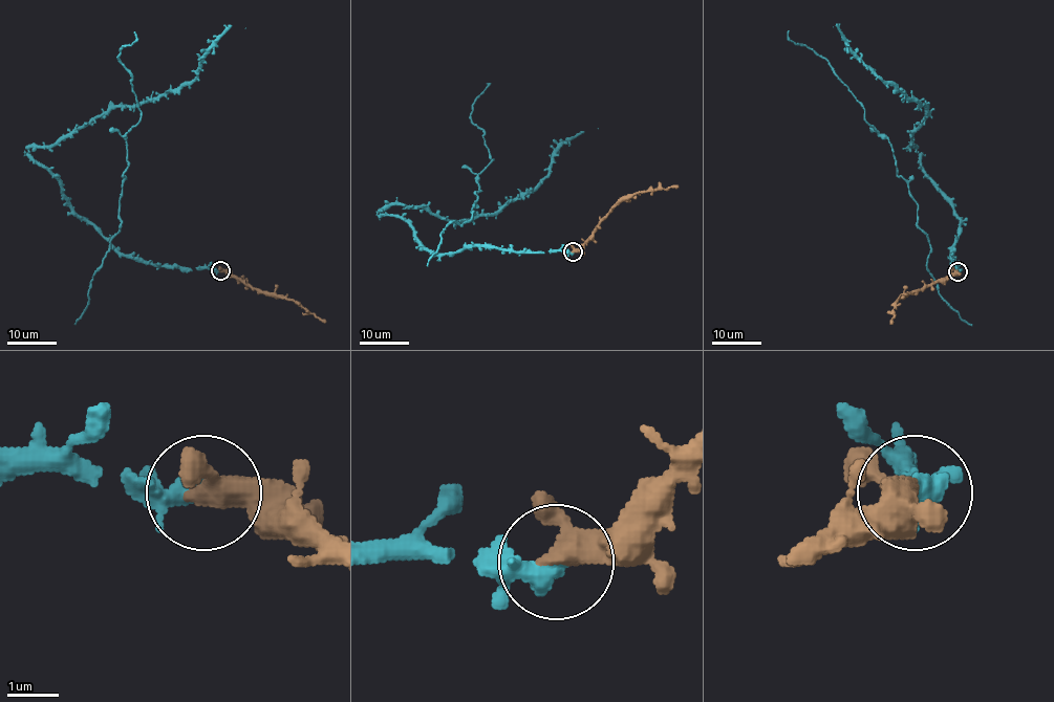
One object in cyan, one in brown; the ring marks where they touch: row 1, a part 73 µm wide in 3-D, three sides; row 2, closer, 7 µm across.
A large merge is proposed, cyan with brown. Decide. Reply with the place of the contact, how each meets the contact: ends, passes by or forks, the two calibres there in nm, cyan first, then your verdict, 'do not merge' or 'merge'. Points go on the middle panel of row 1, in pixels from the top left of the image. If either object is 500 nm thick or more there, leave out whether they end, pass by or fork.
(573, 251) | cyan passes by | brown passes by | 320/380 nm | merge

